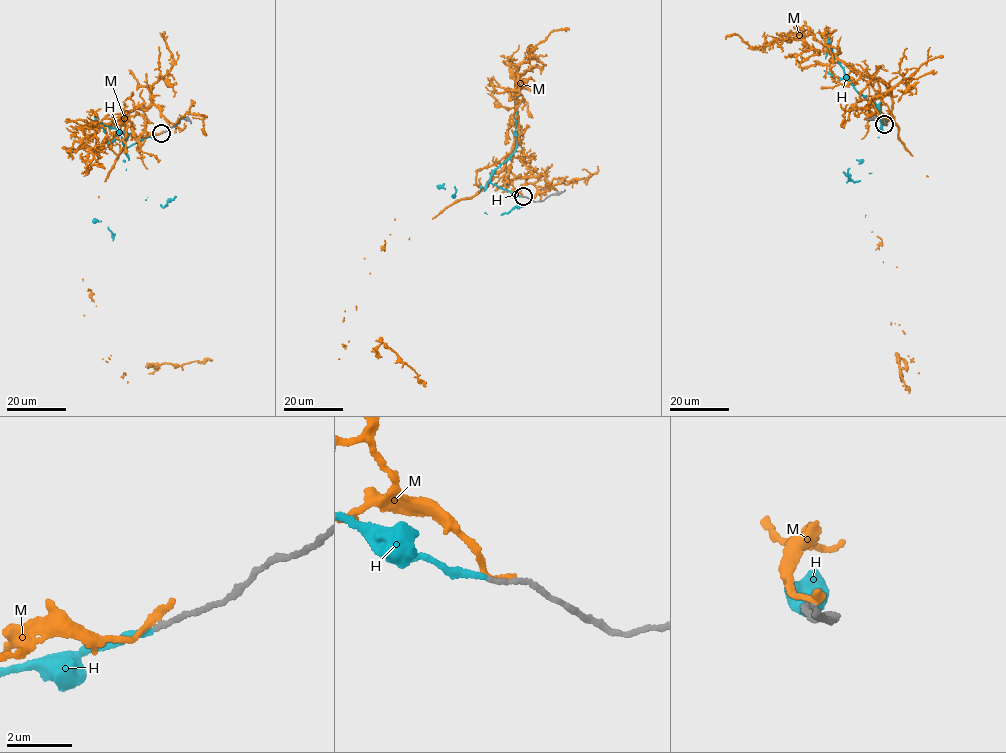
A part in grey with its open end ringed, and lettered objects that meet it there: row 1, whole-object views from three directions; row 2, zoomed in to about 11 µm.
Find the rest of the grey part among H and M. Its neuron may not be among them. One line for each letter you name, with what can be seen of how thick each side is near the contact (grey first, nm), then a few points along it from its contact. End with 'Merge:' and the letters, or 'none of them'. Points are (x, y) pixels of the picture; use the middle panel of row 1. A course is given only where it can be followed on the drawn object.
H: Thickness 160 nm (grey) against 190 nm. Its course: (522, 197), (488, 182), (479, 192), (487, 214), (454, 197), (454, 187)
Merge: H

